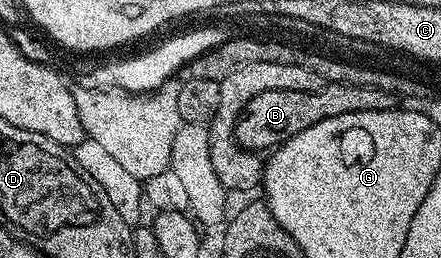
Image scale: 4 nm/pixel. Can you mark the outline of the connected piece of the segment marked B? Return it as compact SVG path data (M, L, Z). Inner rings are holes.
M328 82L324 85L323 89L314 90L313 92L293 92L292 90L261 92L257 96L253 96L253 100L249 100L249 104L245 104L241 116L237 116L235 142L242 150L270 152L285 140L297 136L297 132L305 132L305 128L313 128L313 124L321 124L321 120L325 120L326 118L345 116L349 112L381 112L382 110L393 110L396 109L396 106L396 95L385 92L384 90L378 90L372 86L358 86L357 84L349 84L348 82Z

